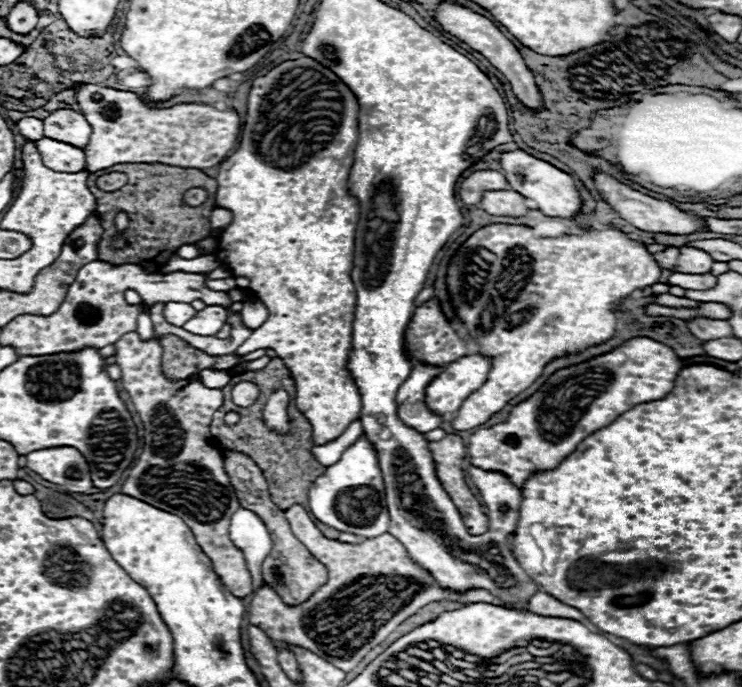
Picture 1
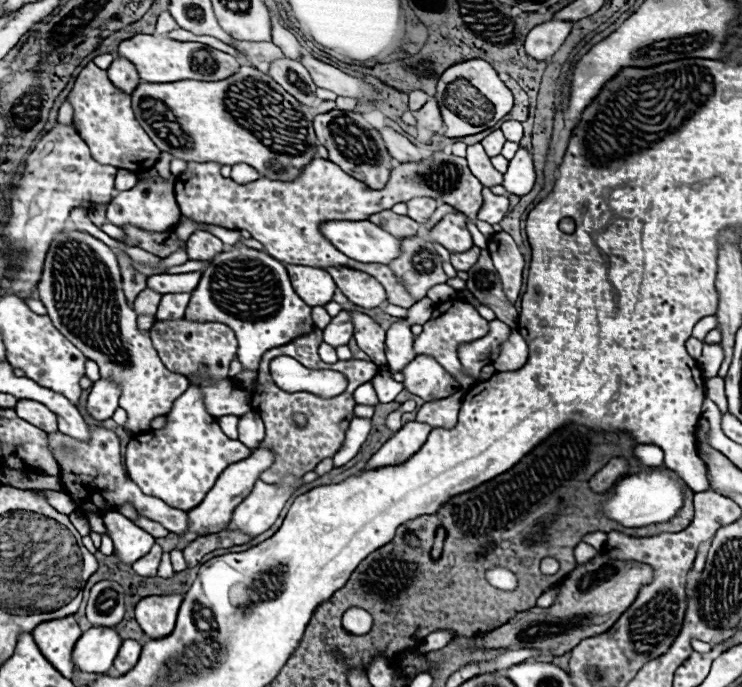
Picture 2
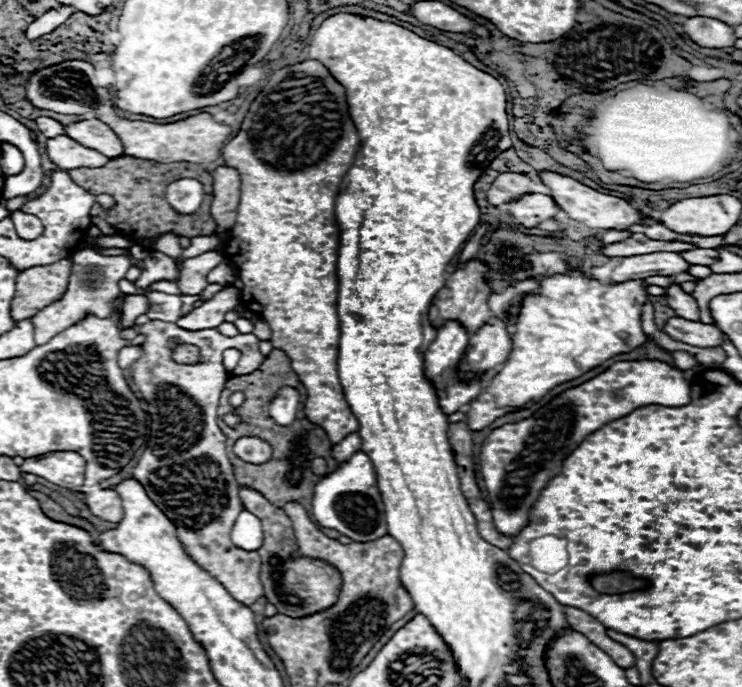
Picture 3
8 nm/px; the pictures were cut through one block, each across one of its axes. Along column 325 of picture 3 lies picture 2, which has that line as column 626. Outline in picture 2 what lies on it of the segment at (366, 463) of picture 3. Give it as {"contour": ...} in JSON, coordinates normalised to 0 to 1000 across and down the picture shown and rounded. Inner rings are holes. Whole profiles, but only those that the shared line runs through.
{"contour":[[[860,687],[830,702],[827,722],[814,734],[814,748],[844,769],[863,769],[903,757],[919,737],[922,702],[911,687]]]}

